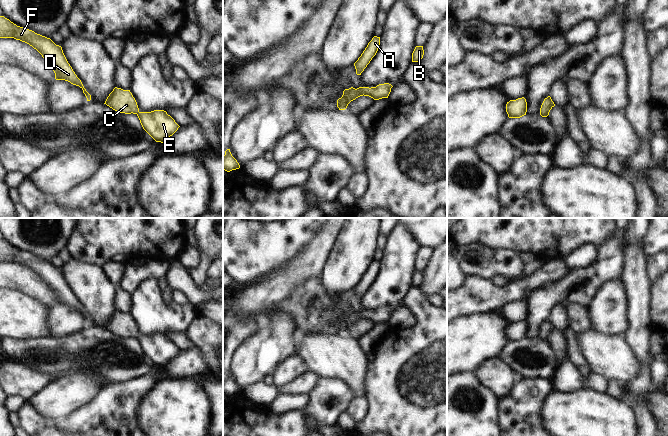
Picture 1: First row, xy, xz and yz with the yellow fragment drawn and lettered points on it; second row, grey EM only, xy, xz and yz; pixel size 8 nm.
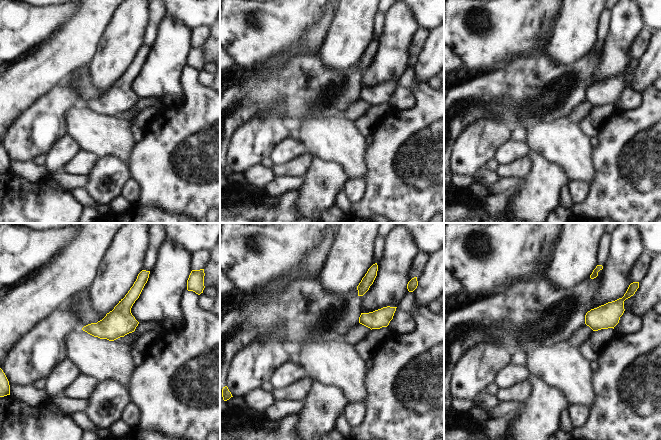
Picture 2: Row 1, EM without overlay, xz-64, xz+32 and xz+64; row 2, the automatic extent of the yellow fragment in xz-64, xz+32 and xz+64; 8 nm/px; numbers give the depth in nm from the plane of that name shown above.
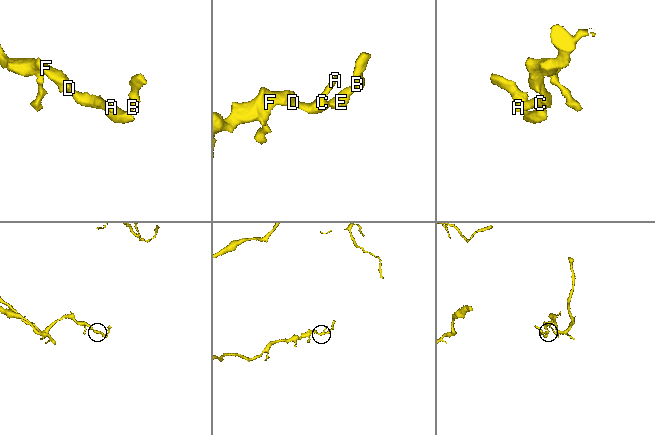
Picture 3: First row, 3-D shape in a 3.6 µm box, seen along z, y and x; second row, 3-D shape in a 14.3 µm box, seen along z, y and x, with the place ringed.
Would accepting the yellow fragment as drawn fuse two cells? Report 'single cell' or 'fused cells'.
single cell

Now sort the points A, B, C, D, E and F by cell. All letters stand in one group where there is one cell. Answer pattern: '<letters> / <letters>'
A B C D E F

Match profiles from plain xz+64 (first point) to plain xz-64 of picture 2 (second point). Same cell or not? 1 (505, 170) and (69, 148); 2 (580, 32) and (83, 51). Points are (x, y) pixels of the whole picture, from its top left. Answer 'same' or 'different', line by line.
1: different
2: different

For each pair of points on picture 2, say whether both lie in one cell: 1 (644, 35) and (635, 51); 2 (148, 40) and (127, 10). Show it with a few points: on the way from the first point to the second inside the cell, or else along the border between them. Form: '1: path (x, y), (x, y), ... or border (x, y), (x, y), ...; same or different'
1: path (642, 39), (638, 47); same
2: border (149, 11), (149, 19), (144, 31), (142, 45); different

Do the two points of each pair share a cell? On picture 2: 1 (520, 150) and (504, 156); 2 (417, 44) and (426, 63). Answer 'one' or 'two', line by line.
1: one
2: two

